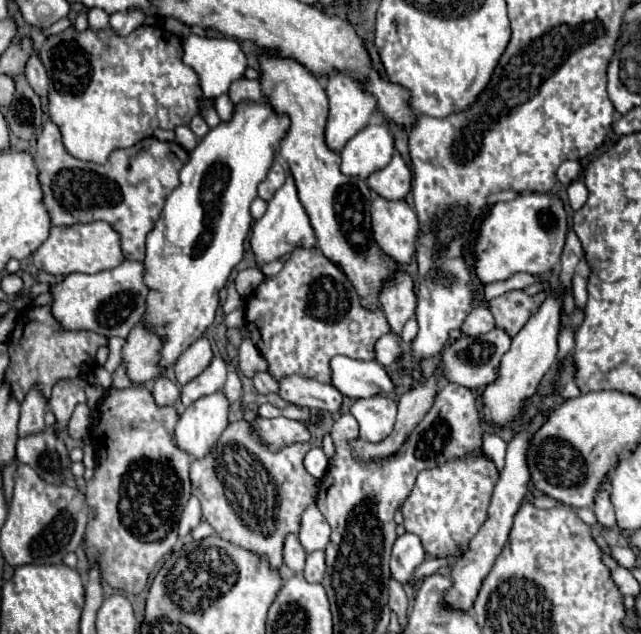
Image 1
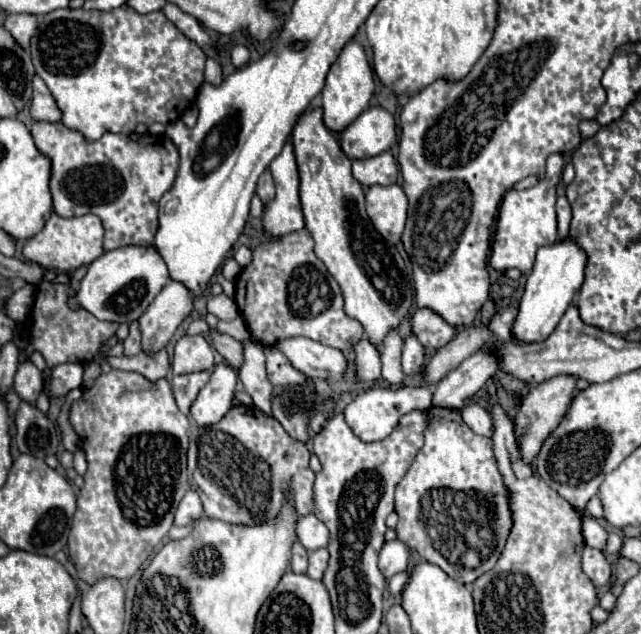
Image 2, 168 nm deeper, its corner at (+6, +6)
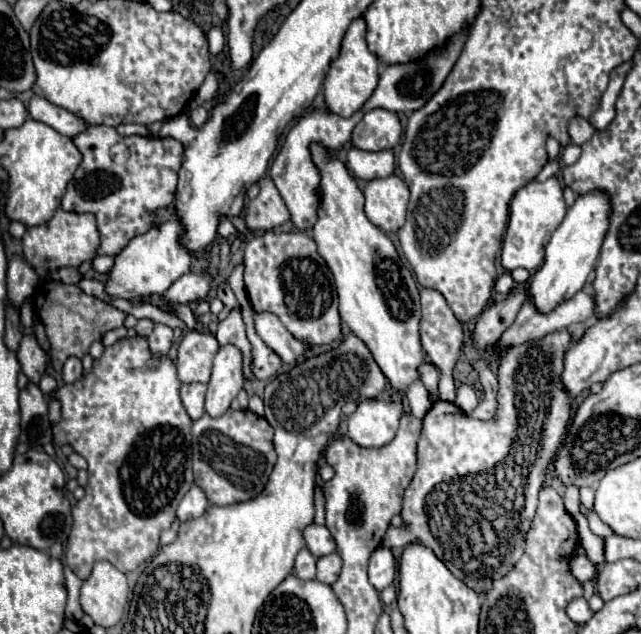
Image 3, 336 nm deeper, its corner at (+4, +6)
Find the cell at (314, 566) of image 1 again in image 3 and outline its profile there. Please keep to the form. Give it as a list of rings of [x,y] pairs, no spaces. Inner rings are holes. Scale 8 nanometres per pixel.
[[[330,553],[330,555],[324,555],[316,561],[316,579],[326,583],[326,585],[332,585],[336,579],[338,579],[338,573],[340,573],[340,567],[342,567],[342,559],[338,553]]]

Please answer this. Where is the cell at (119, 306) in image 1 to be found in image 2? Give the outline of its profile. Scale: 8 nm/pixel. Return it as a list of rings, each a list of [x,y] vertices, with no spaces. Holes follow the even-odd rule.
[[[154,245],[120,247],[116,251],[104,253],[94,263],[90,263],[86,277],[80,281],[78,293],[70,297],[70,307],[84,307],[102,321],[130,323],[148,309],[148,305],[162,291],[168,279],[170,275],[166,263]]]

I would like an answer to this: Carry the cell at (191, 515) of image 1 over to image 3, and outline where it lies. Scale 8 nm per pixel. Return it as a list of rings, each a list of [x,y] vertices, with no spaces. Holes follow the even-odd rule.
[[[194,485],[194,487],[186,493],[186,497],[182,499],[182,503],[180,503],[178,511],[176,511],[178,521],[180,521],[180,523],[186,523],[188,519],[196,519],[198,515],[202,515],[202,511],[206,511],[206,507],[208,507],[208,501],[206,501],[204,491]]]

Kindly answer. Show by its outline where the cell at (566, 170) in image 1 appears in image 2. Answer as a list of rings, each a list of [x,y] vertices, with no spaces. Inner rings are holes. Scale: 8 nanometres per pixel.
[[[552,153],[546,161],[546,175],[540,179],[534,187],[516,191],[510,189],[504,195],[504,201],[498,211],[498,221],[496,221],[496,233],[494,233],[494,243],[492,243],[492,255],[490,255],[490,265],[496,271],[508,271],[512,267],[520,269],[522,273],[528,273],[532,269],[534,257],[538,247],[552,245],[558,239],[558,229],[556,229],[556,211],[554,211],[554,201],[556,201],[556,187],[562,179],[562,169],[564,169],[564,159],[558,153]]]

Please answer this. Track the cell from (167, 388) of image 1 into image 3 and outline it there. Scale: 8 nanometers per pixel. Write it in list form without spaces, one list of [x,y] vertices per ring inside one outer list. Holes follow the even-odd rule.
[[[154,325],[154,331],[148,337],[148,345],[154,357],[166,357],[172,347],[172,329],[166,325]]]

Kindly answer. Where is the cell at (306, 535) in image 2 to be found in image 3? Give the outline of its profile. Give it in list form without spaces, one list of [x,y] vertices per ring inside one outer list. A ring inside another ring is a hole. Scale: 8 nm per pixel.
[[[308,525],[304,529],[304,541],[306,541],[306,547],[310,549],[310,553],[314,557],[322,557],[322,555],[328,555],[336,549],[336,543],[330,535],[330,531],[324,527],[324,525]]]

